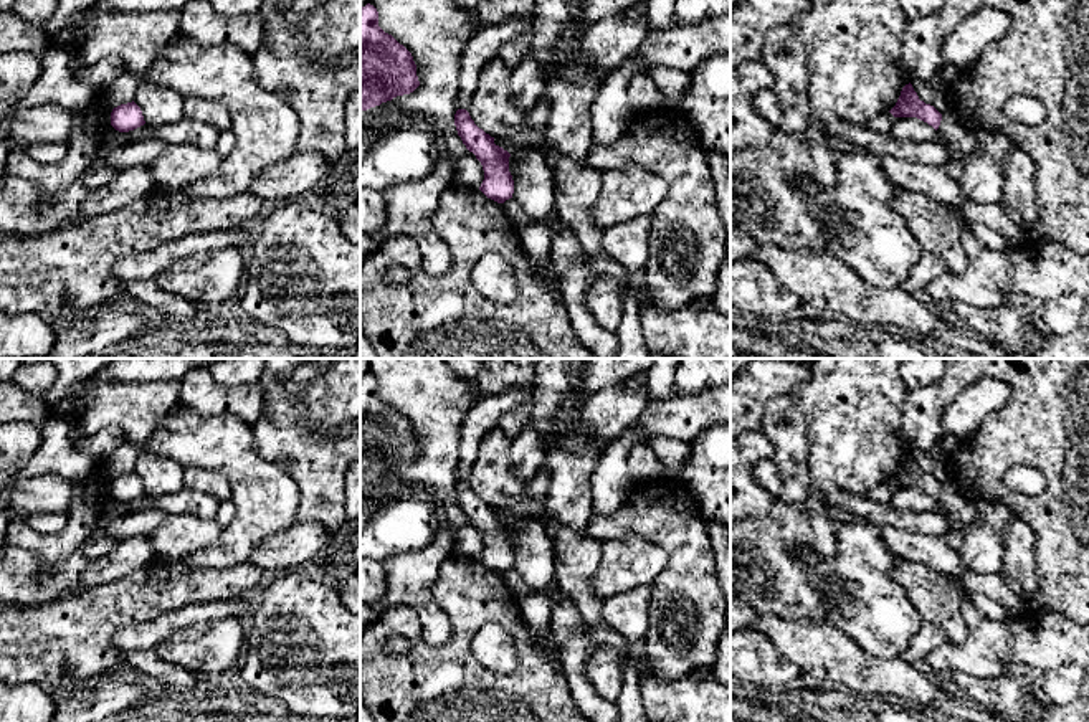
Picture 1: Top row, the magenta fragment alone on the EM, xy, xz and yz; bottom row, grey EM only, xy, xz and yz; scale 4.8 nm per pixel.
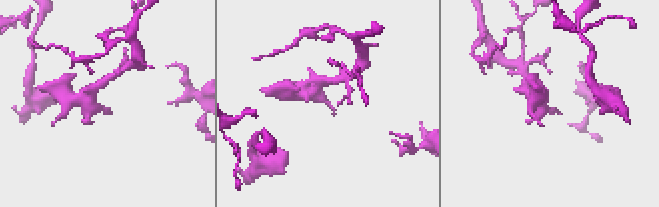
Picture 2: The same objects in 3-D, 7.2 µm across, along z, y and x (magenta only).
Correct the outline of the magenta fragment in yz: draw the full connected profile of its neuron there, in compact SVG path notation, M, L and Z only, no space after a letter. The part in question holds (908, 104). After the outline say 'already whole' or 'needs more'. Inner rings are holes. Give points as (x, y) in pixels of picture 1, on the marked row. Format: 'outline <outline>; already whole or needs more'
outline M911 83L902 88L896 106L889 112L894 117L917 117L935 131L942 121L942 114L934 106L920 101Z; already whole

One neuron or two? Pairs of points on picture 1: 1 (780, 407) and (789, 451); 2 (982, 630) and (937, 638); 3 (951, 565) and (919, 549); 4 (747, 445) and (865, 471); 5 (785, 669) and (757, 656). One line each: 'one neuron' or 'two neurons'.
1: one neuron
2: two neurons
3: one neuron
4: two neurons
5: one neuron

